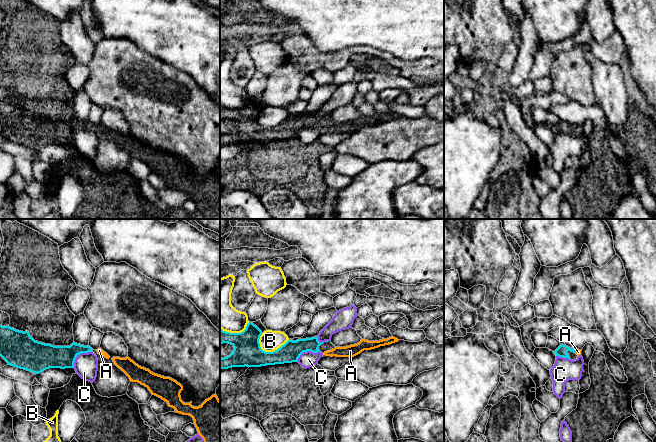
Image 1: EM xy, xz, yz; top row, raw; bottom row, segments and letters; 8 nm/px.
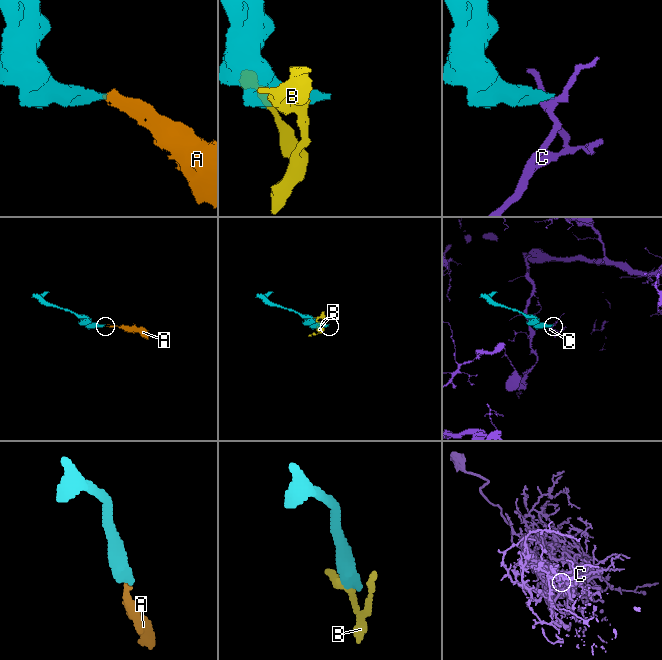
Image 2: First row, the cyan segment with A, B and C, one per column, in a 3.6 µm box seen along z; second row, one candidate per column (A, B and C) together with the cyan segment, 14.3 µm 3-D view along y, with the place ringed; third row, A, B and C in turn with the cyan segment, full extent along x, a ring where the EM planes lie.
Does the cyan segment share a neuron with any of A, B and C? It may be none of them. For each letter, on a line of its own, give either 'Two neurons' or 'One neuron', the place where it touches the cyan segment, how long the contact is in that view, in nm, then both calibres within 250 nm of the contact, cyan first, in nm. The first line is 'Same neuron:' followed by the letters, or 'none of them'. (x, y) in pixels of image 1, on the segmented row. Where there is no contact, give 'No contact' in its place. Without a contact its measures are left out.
Same neuron: A
A: One neuron. Touches cyan at yz (575, 351). Shared border 40 nm. Thickness 90 nm (cyan) against 50 nm
B: Two neurons. Touches cyan at xz (273, 351). Shared border 260 nm. Thickness 220 nm (cyan) against 160 nm
C: Two neurons. Touches cyan at xy (78, 354). Shared border 200 nm. Thickness 190 nm (cyan) against 190 nm

